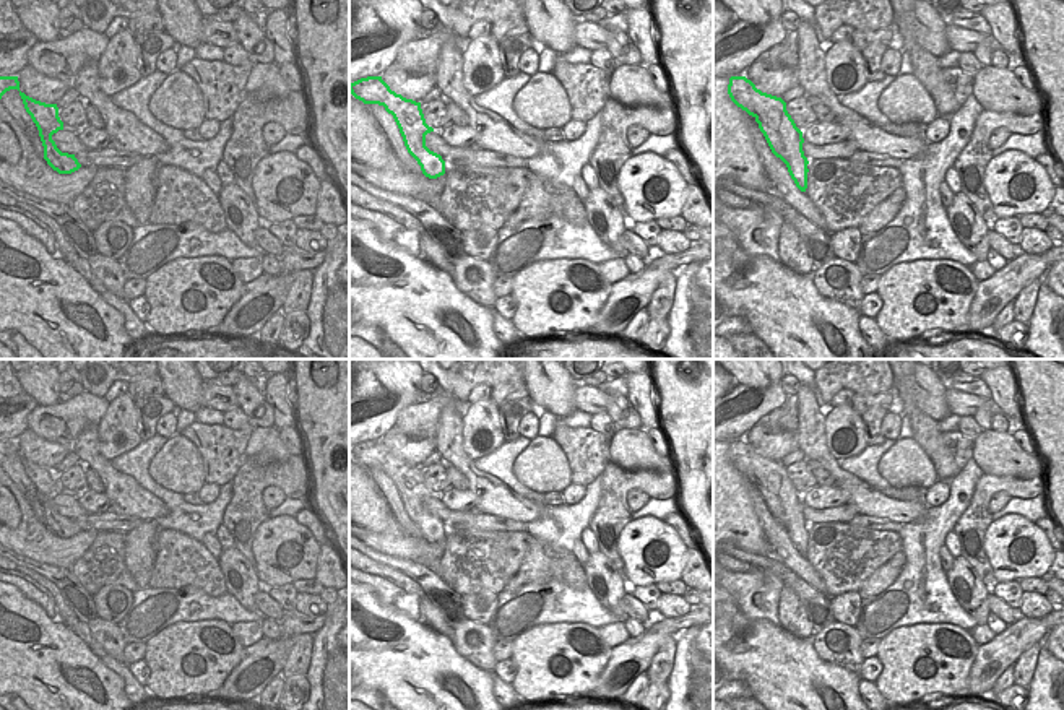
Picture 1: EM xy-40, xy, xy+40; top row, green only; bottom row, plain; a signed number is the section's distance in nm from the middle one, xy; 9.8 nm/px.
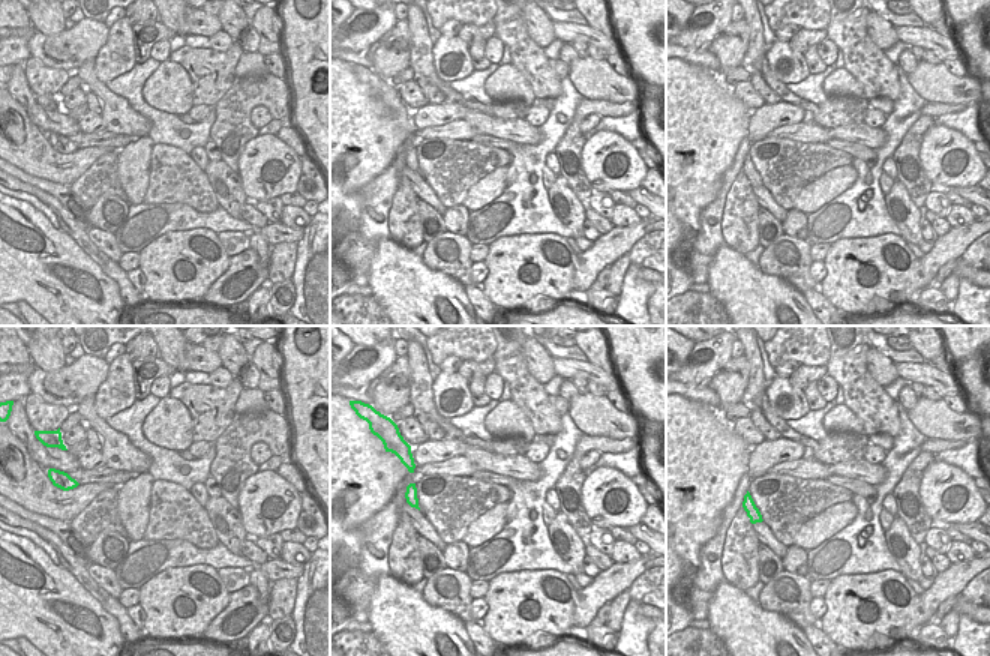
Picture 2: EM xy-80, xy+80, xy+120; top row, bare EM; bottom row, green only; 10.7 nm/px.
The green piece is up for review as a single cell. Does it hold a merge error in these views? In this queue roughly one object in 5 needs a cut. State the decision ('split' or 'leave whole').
leave whole

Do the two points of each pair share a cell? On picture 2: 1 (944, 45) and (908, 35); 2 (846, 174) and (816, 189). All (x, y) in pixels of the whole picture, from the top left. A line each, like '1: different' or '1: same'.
1: same
2: same

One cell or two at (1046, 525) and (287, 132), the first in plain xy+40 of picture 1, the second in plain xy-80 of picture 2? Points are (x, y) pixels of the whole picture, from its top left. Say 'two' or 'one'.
one

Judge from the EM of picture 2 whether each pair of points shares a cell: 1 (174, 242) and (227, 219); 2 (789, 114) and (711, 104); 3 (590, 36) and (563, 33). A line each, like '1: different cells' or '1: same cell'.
1: different cells
2: different cells
3: same cell

